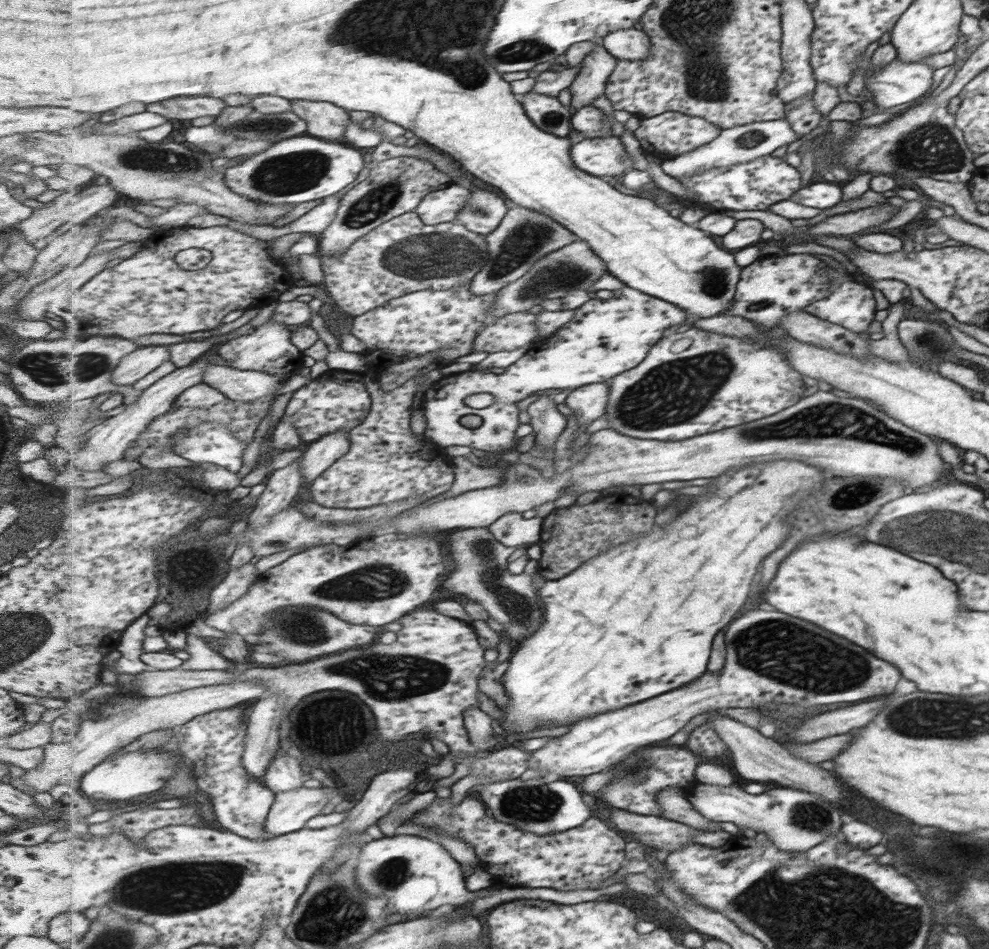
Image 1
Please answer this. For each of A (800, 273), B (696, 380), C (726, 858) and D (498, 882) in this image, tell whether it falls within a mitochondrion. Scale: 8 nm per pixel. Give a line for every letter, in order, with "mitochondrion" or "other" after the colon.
A: other
B: mitochondrion
C: mitochondrion
D: other

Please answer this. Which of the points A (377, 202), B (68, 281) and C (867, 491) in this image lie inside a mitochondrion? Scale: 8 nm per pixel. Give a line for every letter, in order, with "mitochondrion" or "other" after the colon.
A: mitochondrion
B: other
C: mitochondrion

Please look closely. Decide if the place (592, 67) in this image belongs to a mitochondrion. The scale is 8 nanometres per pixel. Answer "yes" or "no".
no

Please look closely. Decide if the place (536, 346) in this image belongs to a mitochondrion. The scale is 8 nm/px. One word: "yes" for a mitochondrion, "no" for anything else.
no

